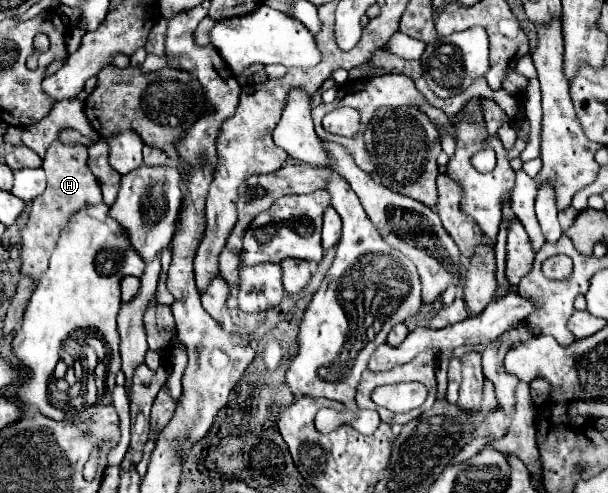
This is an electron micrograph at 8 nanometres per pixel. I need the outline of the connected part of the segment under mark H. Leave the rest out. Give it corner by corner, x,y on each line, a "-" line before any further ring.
56,138
50,144
50,148
44,156
44,164
42,164
46,178
48,178
48,186
46,186
44,194
40,194
32,200
32,210
30,210
28,222
22,230
22,248
20,248
20,258
22,258
20,274
22,276
32,276
38,280
40,274
48,268
50,254
52,254
52,250
58,242
58,236
60,236
64,224
68,222
70,214
74,214
84,204
102,202
100,184
94,178
94,174
88,170
86,158
88,158
88,148
84,144
62,144
60,138

